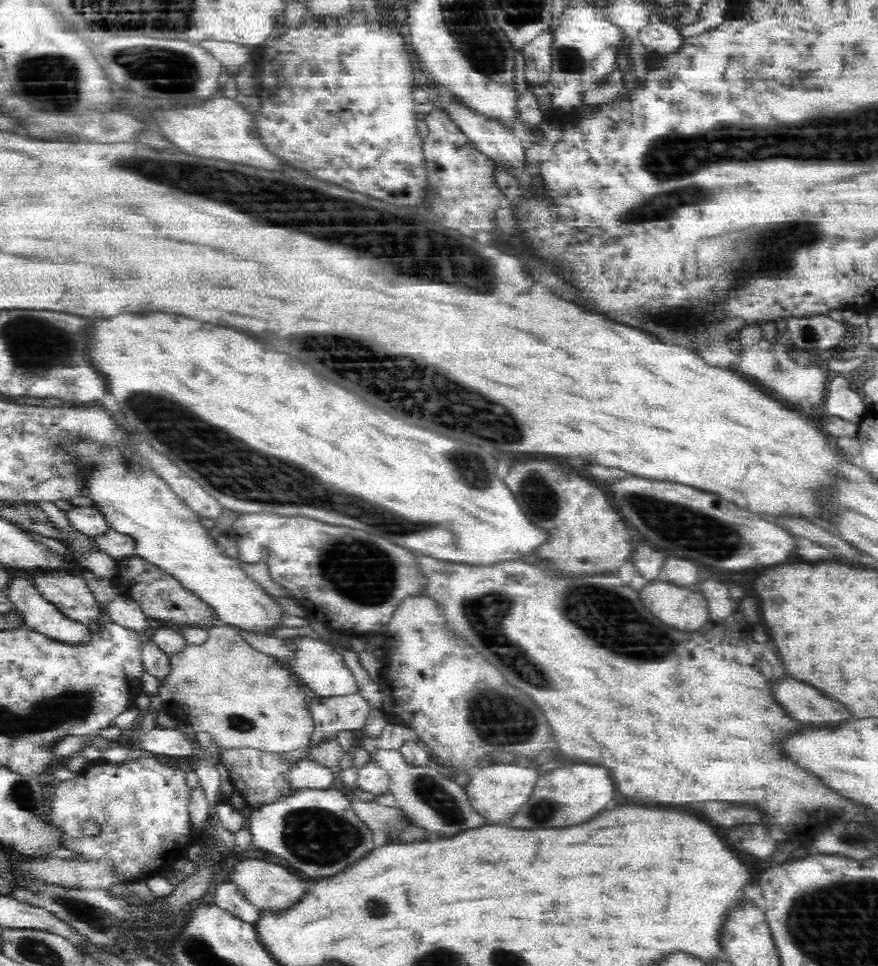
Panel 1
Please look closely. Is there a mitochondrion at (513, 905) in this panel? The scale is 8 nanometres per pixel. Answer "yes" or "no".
no

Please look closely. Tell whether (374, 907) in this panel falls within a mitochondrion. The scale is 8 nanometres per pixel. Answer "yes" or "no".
yes

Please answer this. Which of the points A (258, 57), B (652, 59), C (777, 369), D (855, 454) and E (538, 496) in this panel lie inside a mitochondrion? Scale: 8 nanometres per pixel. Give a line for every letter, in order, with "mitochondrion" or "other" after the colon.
A: other
B: other
C: mitochondrion
D: other
E: mitochondrion

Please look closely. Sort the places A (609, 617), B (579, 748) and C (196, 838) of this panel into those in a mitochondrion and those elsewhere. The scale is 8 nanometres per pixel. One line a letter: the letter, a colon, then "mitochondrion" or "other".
A: mitochondrion
B: other
C: other

